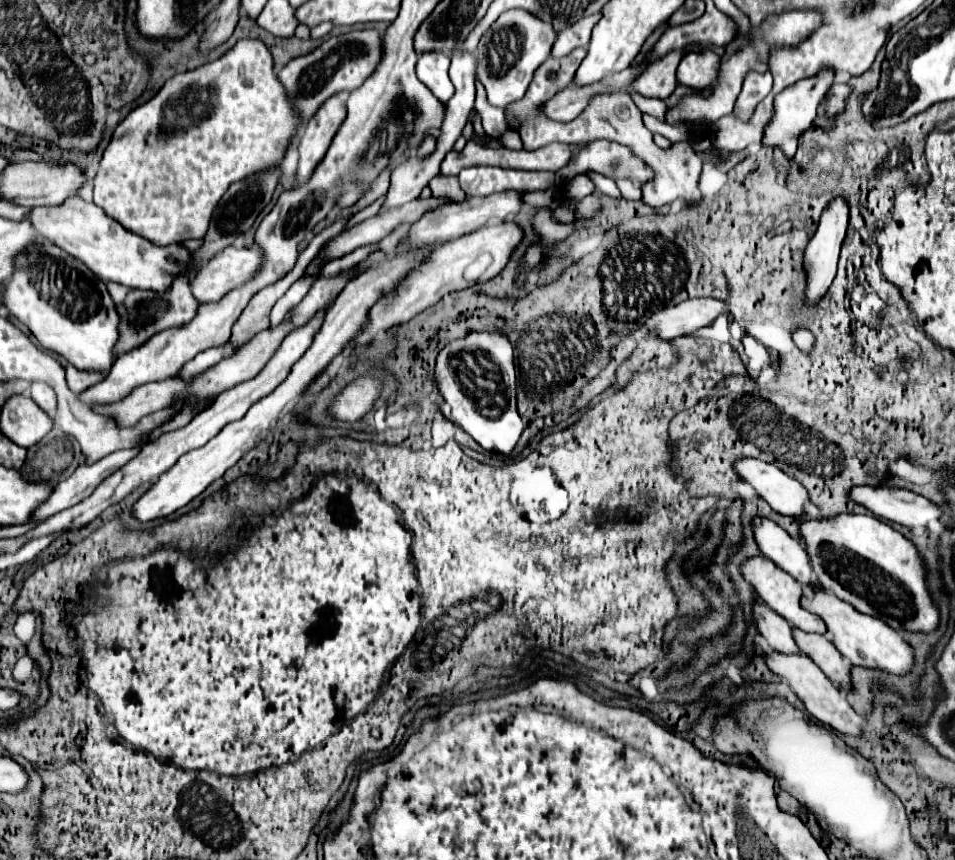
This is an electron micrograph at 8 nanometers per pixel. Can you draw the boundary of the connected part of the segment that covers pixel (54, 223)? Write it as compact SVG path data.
M69 198L61 206L43 206L33 208L29 214L35 230L81 260L91 272L95 272L103 280L119 282L127 288L135 290L153 290L153 292L169 292L173 280L179 272L195 270L193 268L193 252L183 244L157 246L147 238L137 236L125 230L119 222L109 218L101 208L93 202L85 202L81 198Z

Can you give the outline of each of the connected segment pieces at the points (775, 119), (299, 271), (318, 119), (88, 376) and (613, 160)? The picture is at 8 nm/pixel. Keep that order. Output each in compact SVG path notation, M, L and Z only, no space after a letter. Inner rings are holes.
M823 70L813 78L805 78L805 80L799 80L795 84L791 84L787 90L783 90L779 96L775 96L775 100L773 100L773 116L769 118L769 122L765 126L761 146L779 148L783 152L783 156L787 160L791 160L795 156L797 142L799 142L801 134L811 128L811 124L813 124L813 120L817 116L817 106L819 106L821 98L825 96L827 88L831 86L833 78L835 78L833 70Z
M325 232L323 234L317 234L315 240L309 242L309 246L303 252L303 256L299 256L295 268L281 282L275 282L275 284L263 288L259 294L255 294L249 300L249 304L245 306L245 312L233 324L231 338L228 341L233 348L238 348L246 344L259 333L259 330L269 328L269 318L265 318L265 314L269 314L269 308L273 308L277 300L289 290L289 286L303 276L303 272L307 270L307 266L311 264L311 260L317 256L319 248L327 240L331 240L331 234L325 234Z
M331 96L319 112L307 122L305 132L299 142L299 164L297 164L297 182L305 184L311 178L311 172L319 166L319 160L327 154L331 140L339 126L343 124L347 110L339 96Z
M67 366L67 382L75 394L85 392L87 388L91 388L93 384L97 384L103 378L105 378L105 374L101 374L101 372L81 372L75 366Z
M593 140L587 144L587 148L583 148L575 158L575 164L569 164L555 174L557 186L563 186L573 176L587 172L597 172L611 180L615 180L615 176L627 176L627 180L639 188L655 178L655 172L651 172L651 168L647 168L627 146L611 140Z

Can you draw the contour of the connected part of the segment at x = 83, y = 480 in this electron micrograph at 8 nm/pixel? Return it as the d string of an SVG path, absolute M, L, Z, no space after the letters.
M135 446L135 448L113 452L97 460L95 464L81 464L67 480L57 484L57 488L47 498L47 502L39 506L39 512L35 512L31 522L39 522L43 518L49 518L61 510L67 510L83 502L107 476L111 476L111 472L117 472L123 464L127 464L139 452L141 452L141 446Z

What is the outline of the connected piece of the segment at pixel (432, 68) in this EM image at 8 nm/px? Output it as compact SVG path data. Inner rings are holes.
M425 52L419 56L419 62L417 62L417 78L443 104L455 94L455 88L447 72L447 64L449 64L449 56L445 56L443 52Z

